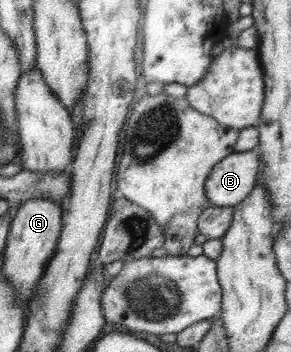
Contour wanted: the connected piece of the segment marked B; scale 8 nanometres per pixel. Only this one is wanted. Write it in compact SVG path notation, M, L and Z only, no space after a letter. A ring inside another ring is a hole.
M257 149L233 151L210 170L204 184L206 197L212 205L234 207L254 189L261 168L261 156Z

